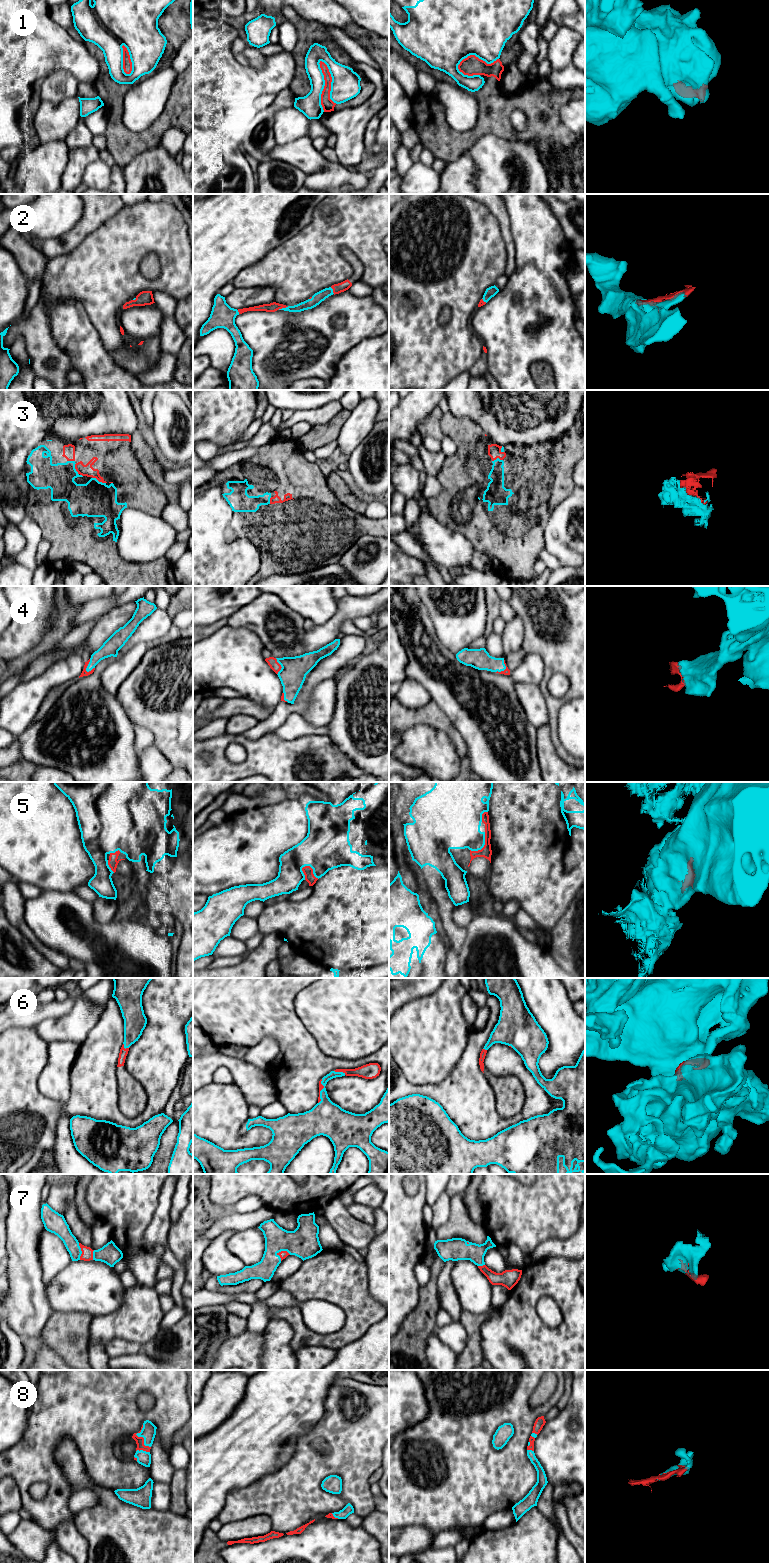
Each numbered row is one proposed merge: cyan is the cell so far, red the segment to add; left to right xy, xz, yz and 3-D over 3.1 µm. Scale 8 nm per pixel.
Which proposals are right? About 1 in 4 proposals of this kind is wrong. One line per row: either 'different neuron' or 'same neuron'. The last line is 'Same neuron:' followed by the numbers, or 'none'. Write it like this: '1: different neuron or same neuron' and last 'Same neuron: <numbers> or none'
1: different neuron
2: same neuron
3: same neuron
4: same neuron
5: different neuron
6: same neuron
7: same neuron
8: same neuron
Same neuron: 2, 3, 4, 6, 7, 8

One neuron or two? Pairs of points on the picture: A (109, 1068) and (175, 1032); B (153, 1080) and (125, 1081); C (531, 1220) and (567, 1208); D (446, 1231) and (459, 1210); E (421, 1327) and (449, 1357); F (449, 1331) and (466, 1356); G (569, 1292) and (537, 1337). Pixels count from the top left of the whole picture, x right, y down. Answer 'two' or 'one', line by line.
A: one
B: two
C: one
D: one
E: two
F: two
G: one

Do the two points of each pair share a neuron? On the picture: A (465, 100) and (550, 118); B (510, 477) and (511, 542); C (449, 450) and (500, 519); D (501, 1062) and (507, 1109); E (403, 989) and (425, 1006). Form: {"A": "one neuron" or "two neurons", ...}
{"A": "two neurons", "B": "one neuron", "C": "two neurons", "D": "two neurons", "E": "two neurons"}

